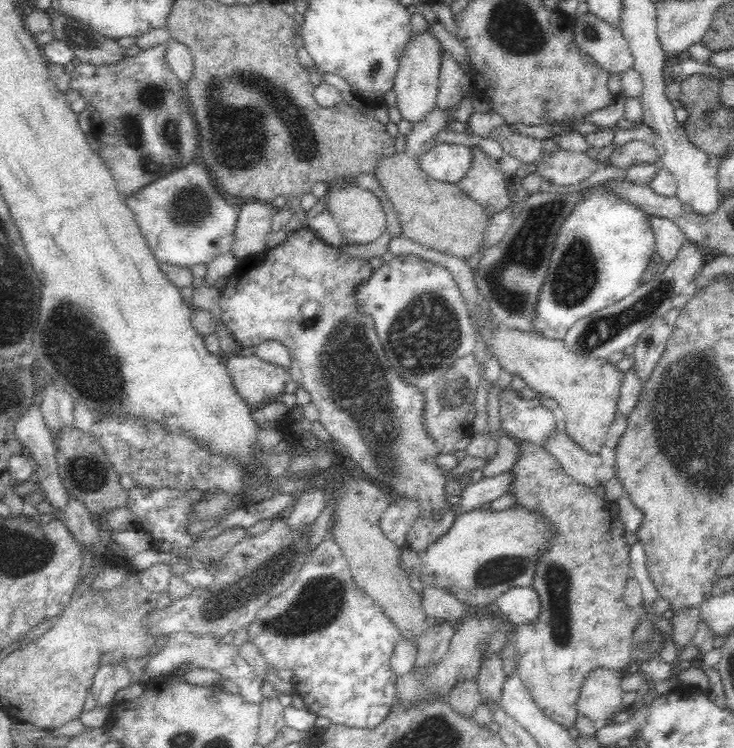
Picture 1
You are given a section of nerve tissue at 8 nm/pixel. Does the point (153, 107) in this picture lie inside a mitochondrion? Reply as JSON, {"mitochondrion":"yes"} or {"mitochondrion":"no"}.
{"mitochondrion":"yes"}

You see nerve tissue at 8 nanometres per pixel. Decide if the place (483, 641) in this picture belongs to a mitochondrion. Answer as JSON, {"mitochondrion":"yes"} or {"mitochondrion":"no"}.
{"mitochondrion":"yes"}

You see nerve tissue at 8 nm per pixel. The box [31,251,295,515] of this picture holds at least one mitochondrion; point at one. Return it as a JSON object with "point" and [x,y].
{"point":[106,377]}

